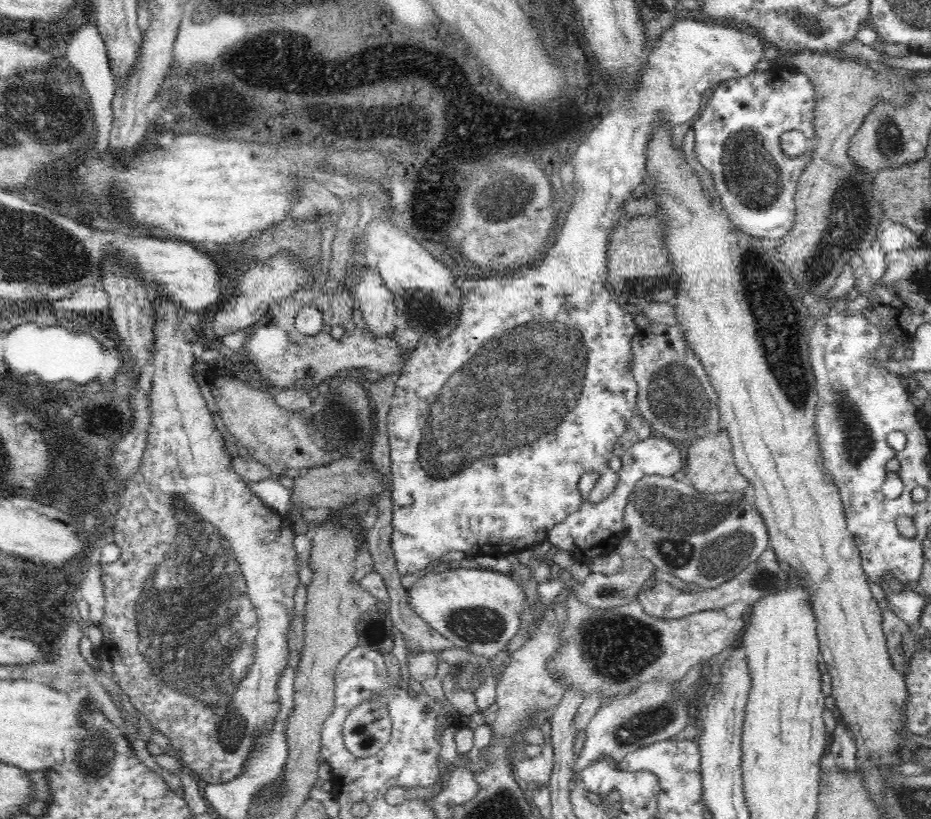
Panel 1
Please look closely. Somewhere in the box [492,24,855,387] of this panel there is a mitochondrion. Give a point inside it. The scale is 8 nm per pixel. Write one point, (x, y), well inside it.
(752, 175)

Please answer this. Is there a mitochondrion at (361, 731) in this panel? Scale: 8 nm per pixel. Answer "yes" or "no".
yes

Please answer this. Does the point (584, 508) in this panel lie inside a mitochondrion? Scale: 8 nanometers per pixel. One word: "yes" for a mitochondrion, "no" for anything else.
no

